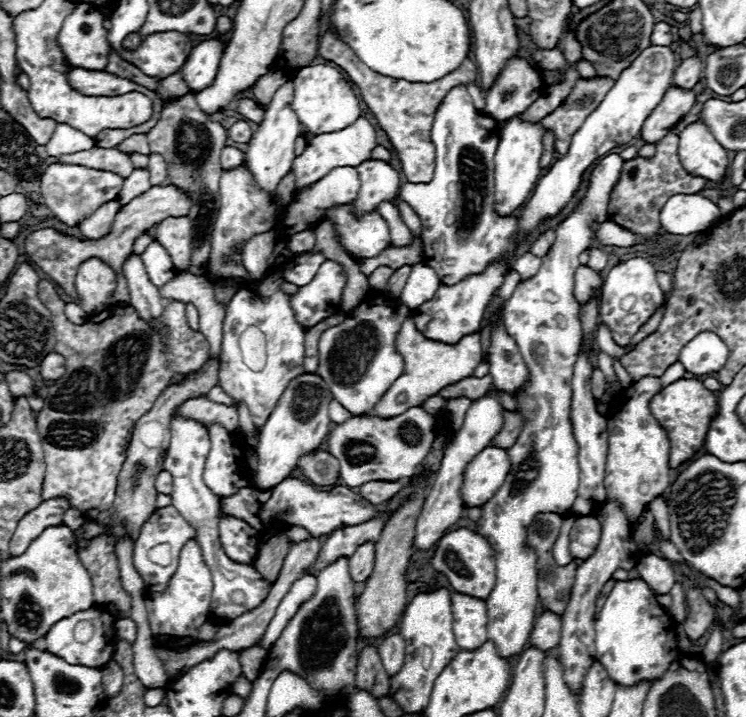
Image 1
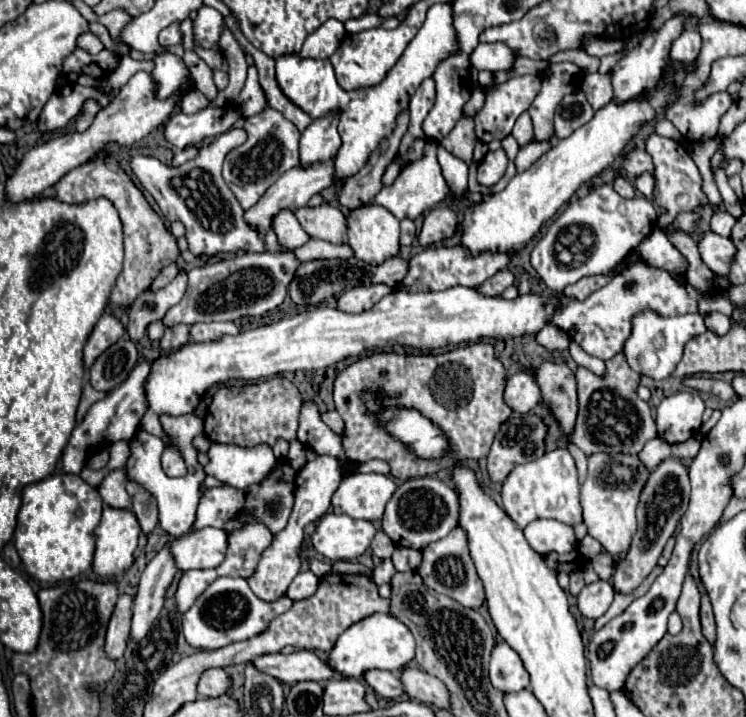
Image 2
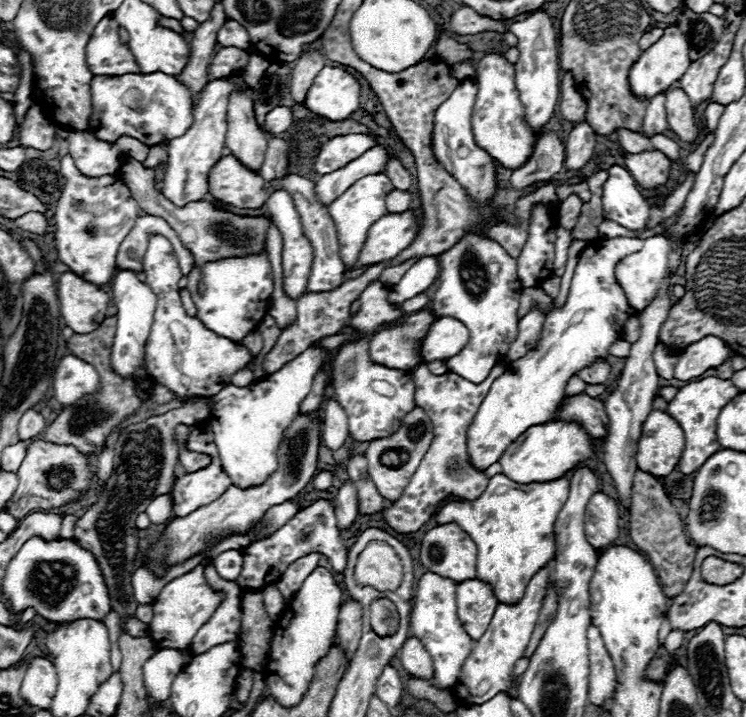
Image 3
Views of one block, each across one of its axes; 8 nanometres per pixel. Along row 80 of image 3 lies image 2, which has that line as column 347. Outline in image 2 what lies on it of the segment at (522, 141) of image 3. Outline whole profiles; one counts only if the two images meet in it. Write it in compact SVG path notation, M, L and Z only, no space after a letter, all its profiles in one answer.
M348 474L332 496L332 510L350 518L380 520L388 498L392 498L396 484L384 474Z

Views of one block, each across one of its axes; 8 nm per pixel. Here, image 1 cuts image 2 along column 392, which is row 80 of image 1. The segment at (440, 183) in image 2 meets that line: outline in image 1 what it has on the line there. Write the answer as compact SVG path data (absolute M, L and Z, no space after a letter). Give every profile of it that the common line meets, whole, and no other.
M206 40L192 48L186 64L180 68L182 78L190 86L190 90L200 92L214 84L220 56L222 56L222 44L218 40Z

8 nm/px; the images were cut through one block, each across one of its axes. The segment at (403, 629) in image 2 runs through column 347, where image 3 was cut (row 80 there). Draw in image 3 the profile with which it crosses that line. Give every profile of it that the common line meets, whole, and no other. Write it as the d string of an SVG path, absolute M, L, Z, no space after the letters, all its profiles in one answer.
M676 26L664 28L662 38L658 42L654 42L648 50L644 50L640 54L640 58L636 60L634 68L630 68L630 86L632 86L632 90L642 98L652 98L658 92L670 88L676 80L680 80L686 74L686 70L690 66L688 52L690 52L690 44L688 44L684 32Z

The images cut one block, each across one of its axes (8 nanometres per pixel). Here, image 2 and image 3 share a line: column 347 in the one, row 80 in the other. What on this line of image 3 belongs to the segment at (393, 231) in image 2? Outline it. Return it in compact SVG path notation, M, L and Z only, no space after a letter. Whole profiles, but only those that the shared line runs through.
M212 80L210 84L206 84L206 88L200 92L194 106L192 128L186 132L186 136L166 142L168 170L166 170L164 182L160 184L160 190L170 202L178 206L202 200L208 194L208 174L220 162L222 150L224 150L226 108L228 108L230 90L232 90L232 84L226 80Z

